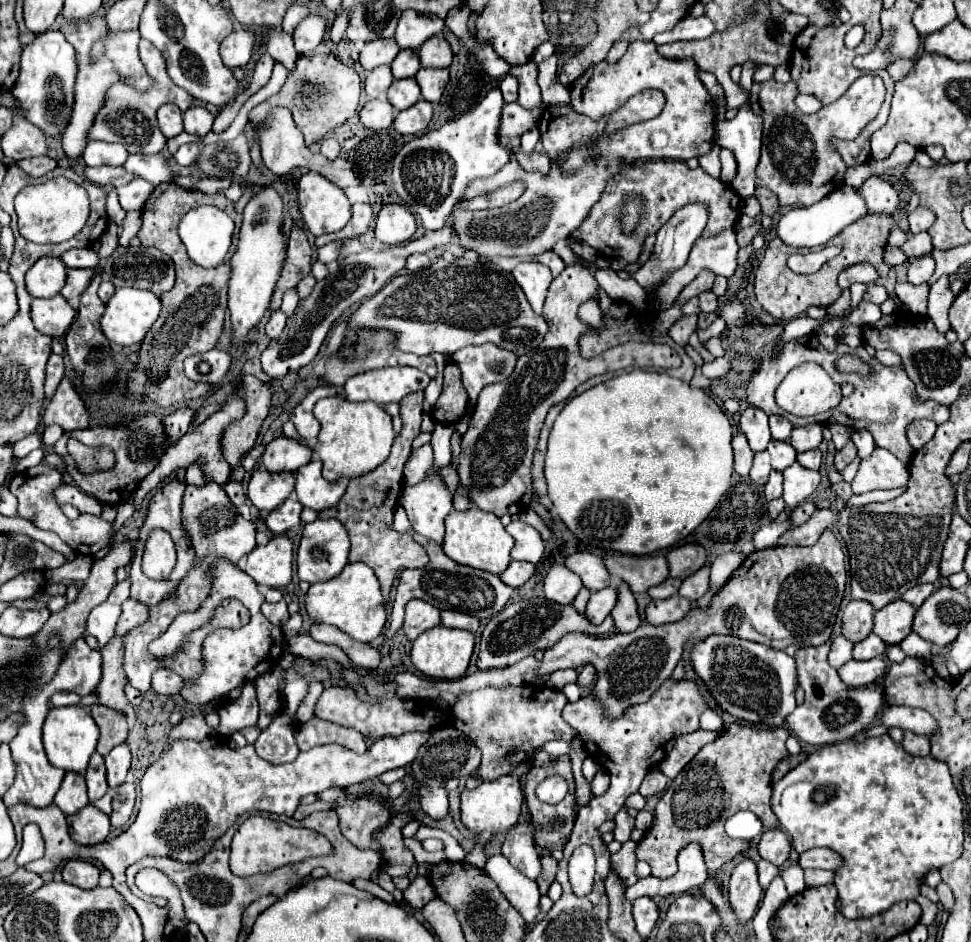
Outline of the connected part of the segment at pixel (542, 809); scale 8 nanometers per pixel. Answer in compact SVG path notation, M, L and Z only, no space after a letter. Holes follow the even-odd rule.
M560 757L558 759L558 763L554 765L554 767L550 767L550 769L542 769L542 767L532 767L530 771L528 771L528 775L526 775L526 789L524 789L524 797L526 797L526 803L528 803L528 809L530 809L530 815L532 815L532 823L534 823L534 827L536 827L536 845L540 847L540 849L544 849L544 851L554 851L554 849L564 849L564 845L566 845L566 841L568 841L568 835L570 835L570 831L572 831L572 827L574 827L574 801L576 801L575 794L575 785L574 785L574 777L572 772L572 767L570 767L570 757ZM552 773L560 773L560 777L566 777L566 781L568 781L569 791L558 803L558 805L546 805L546 803L542 803L542 801L538 801L538 797L536 797L536 787L538 787L538 783L542 783L548 775L552 775Z

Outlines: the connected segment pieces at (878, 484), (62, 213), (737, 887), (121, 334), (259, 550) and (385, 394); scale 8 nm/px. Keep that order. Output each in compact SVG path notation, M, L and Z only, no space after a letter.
M876 449L872 457L864 459L852 481L854 493L866 493L874 489L894 489L908 483L908 467L898 461L890 451Z
M52 177L42 185L30 185L15 198L15 212L20 235L32 243L62 243L82 231L90 215L86 189L66 177Z
M744 859L734 867L728 891L730 891L730 905L736 911L740 923L746 923L748 919L752 919L762 899L758 869L752 859Z
M122 287L122 289L116 289L116 293L106 303L106 311L100 317L100 329L108 337L108 341L122 347L130 347L142 341L146 331L158 319L158 313L160 313L160 299L154 293Z
M274 535L268 545L256 547L246 561L246 573L266 587L282 589L292 581L294 545L286 535Z
M382 367L350 377L344 385L346 401L374 401L380 405L402 401L408 393L426 389L430 377L414 367Z

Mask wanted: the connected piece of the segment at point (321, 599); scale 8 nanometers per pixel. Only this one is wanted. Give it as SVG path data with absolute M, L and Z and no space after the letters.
M348 563L338 577L310 585L306 593L306 609L312 621L336 625L340 631L362 643L374 641L384 629L388 617L378 577L374 577L374 571L364 563Z

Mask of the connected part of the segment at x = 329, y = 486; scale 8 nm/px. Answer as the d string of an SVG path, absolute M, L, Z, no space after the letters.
M316 457L310 463L302 465L294 475L298 501L314 511L336 507L350 481L348 477L338 481L326 481L322 477L322 461Z

